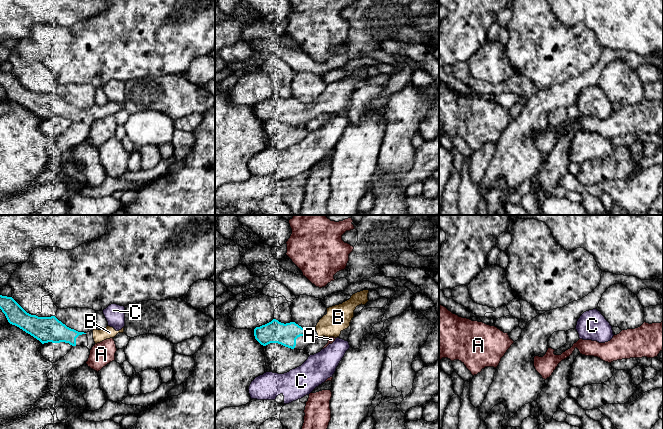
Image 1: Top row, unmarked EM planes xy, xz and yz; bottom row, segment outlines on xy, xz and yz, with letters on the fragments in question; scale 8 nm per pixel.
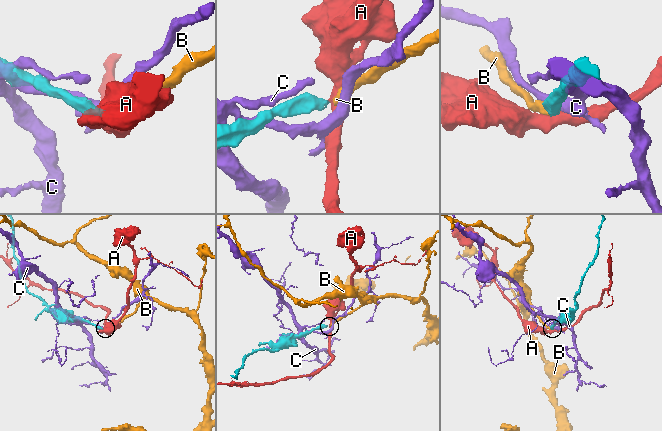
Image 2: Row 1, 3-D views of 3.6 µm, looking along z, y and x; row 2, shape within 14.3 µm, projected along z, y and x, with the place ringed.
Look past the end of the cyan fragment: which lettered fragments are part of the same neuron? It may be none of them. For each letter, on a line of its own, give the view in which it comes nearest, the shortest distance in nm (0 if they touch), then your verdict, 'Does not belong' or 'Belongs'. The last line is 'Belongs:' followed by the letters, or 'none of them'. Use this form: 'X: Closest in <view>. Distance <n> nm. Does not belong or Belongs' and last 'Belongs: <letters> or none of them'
A: Closest in xy. Distance 120 nm. Does not belong
B: Closest in xy. Distance 60 nm. Belongs
C: Closest in xz. Distance 140 nm. Does not belong
Belongs: B

